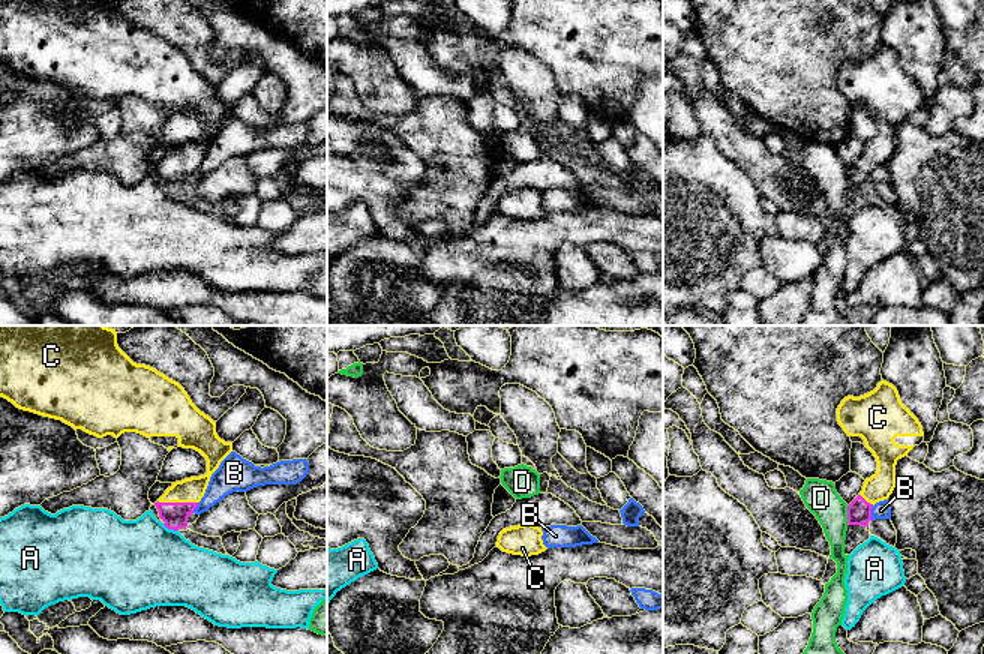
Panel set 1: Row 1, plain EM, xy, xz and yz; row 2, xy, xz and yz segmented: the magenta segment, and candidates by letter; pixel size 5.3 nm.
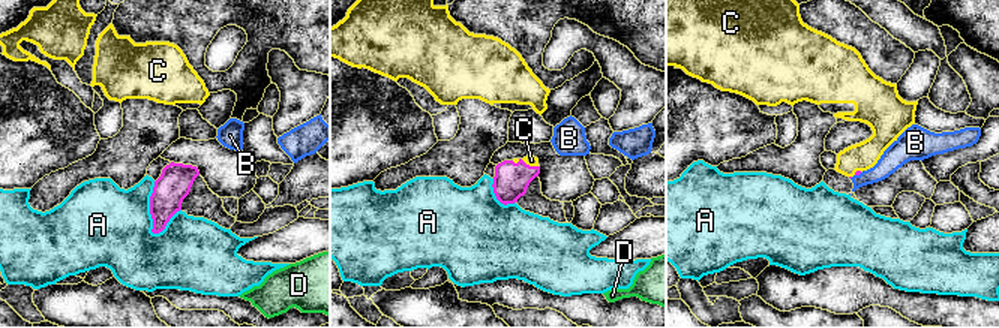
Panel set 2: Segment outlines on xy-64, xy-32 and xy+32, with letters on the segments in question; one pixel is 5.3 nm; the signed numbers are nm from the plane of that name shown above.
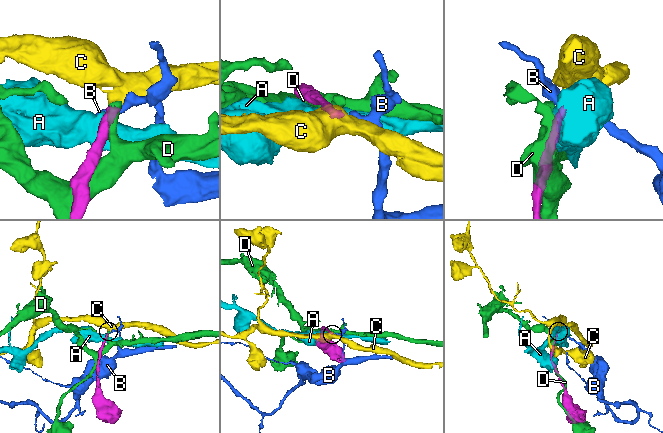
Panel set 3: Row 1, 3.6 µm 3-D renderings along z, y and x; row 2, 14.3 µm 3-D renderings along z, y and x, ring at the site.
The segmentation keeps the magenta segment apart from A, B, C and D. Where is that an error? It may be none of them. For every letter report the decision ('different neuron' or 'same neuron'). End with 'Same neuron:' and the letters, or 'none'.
A: different neuron
B: different neuron
C: same neuron
D: different neuron
Same neuron: C

